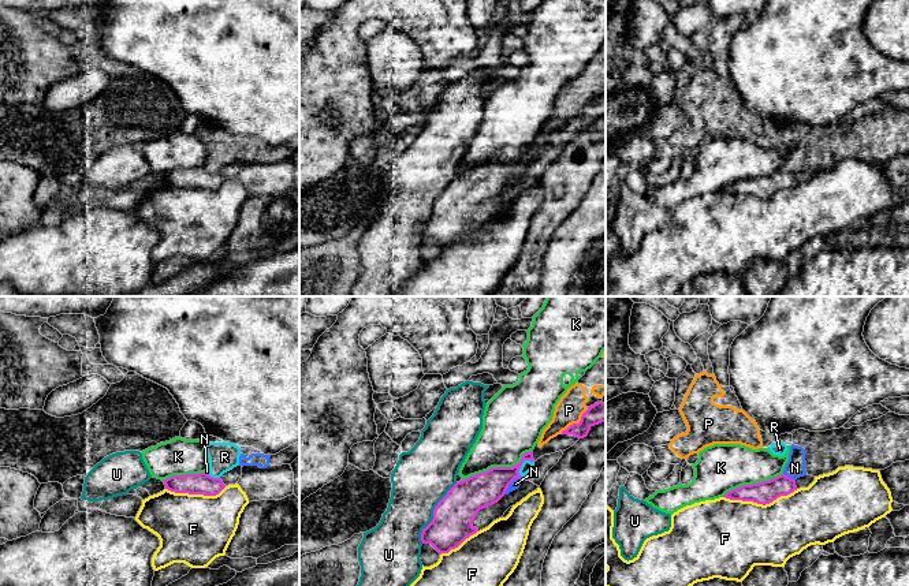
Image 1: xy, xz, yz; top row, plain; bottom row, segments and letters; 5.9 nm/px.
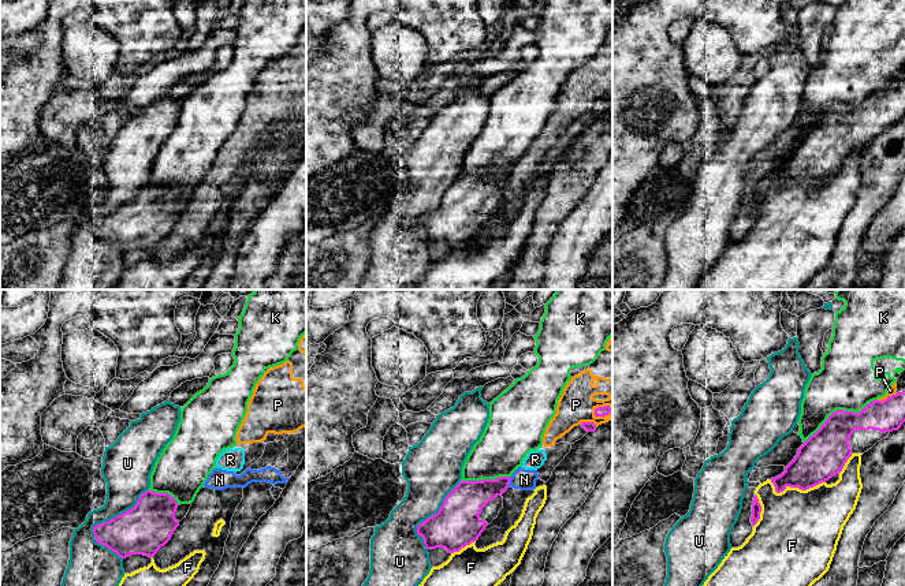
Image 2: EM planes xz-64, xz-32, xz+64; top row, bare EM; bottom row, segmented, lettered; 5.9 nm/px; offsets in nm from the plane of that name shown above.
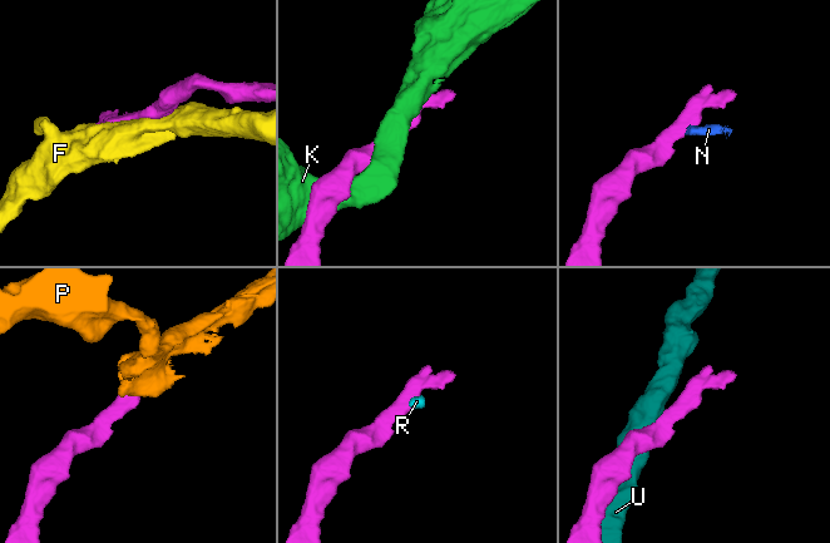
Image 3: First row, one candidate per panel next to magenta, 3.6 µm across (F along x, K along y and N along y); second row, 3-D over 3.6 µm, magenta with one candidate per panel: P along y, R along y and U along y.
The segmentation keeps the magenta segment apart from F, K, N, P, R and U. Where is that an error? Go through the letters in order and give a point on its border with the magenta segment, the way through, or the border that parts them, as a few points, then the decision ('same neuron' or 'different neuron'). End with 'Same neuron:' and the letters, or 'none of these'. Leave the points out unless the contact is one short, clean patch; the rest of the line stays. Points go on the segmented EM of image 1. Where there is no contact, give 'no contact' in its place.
F: contact yz (760, 503); different neuron
K: contact xz (498, 467); different neuron
N: contact xz (510, 482); border xz (521, 476), (503, 493); different neuron
P: contact xz (576, 424); different neuron
R: contact xz (522, 462); border xz (533, 461), (525, 461), (518, 474); different neuron
U: contact xz (433, 512); different neuron
Same neuron: none of these

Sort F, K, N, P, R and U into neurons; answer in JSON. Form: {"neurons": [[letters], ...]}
{"neurons": [["F"], ["K"], ["N", "P", "R"], ["U"]]}

